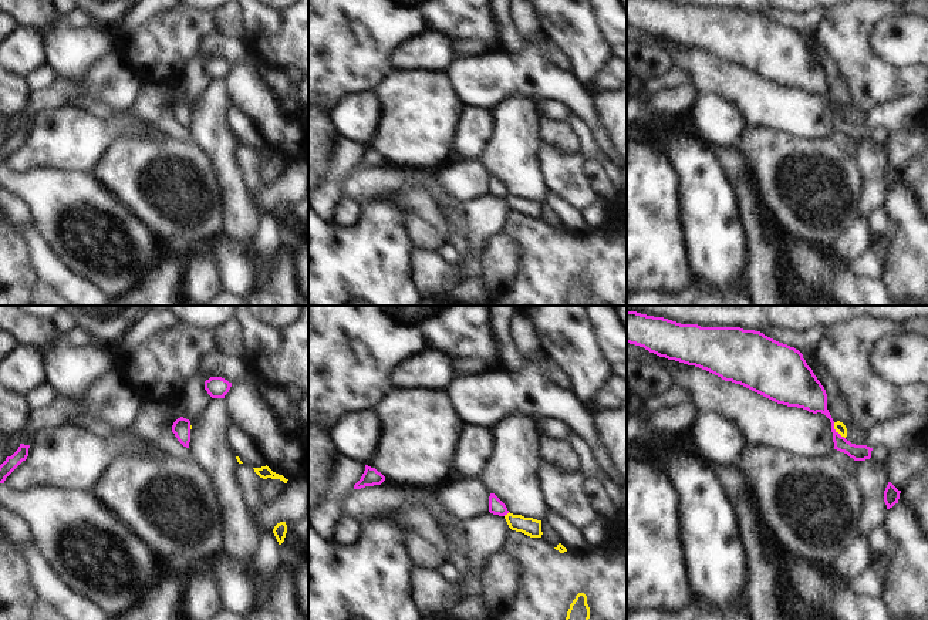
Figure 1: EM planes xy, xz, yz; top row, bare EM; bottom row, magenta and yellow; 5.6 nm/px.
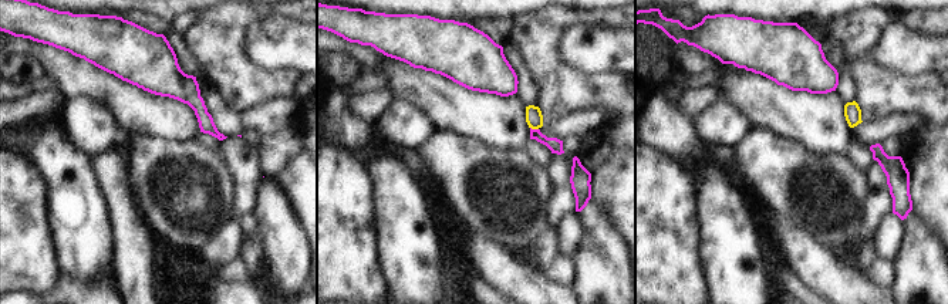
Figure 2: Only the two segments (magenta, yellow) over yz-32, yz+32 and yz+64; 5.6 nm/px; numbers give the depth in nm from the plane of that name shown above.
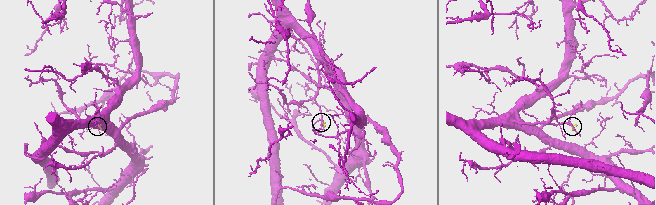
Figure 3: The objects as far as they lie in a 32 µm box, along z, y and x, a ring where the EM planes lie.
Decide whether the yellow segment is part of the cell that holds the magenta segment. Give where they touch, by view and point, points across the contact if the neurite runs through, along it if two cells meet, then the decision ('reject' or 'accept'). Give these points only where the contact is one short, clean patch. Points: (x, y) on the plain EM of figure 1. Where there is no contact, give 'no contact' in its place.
meets magenta in yz at (837, 114); border along yz (833, 104), (833, 108), (844, 120); reject

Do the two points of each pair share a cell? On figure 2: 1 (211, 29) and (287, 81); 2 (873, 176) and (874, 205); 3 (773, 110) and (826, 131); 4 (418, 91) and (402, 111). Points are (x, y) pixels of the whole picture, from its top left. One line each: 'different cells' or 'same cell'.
1: same cell
2: same cell
3: same cell
4: different cells

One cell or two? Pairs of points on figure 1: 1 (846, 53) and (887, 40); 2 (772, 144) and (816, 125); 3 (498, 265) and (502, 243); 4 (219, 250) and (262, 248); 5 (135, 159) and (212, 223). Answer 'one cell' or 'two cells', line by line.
1: two cells
2: two cells
3: one cell
4: one cell
5: one cell

